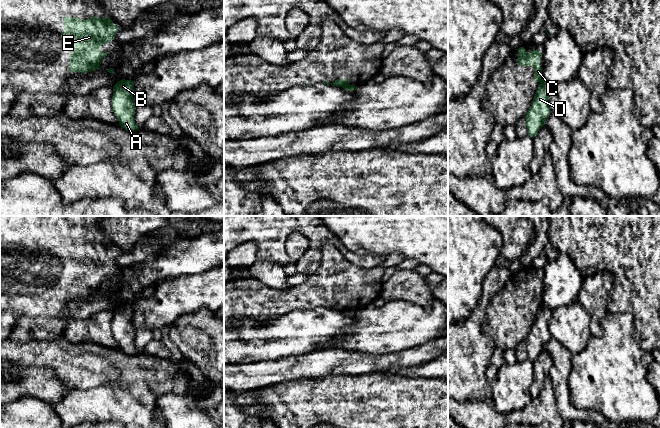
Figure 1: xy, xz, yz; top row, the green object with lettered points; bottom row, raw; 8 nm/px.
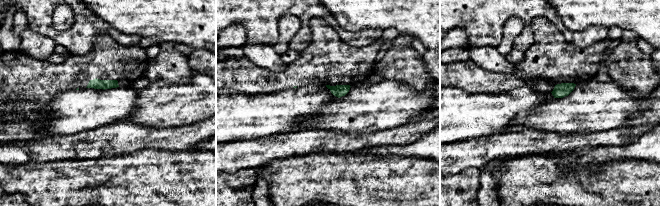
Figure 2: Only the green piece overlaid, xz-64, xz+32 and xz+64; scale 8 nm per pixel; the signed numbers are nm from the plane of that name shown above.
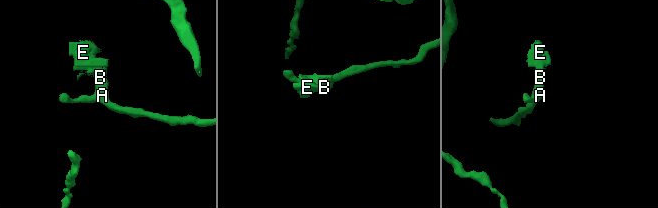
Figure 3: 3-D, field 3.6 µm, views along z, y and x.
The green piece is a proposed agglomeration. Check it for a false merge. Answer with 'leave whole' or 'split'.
split

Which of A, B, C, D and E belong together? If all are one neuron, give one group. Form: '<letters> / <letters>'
A B D / C E

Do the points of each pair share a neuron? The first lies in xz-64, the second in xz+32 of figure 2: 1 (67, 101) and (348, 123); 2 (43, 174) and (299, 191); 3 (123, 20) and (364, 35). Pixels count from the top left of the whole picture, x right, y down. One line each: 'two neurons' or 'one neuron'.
1: two neurons
2: one neuron
3: two neurons

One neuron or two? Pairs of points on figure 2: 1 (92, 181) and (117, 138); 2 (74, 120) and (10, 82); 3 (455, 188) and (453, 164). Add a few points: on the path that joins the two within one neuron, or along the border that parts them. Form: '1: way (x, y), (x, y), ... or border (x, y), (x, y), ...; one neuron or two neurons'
1: border (130, 153), (109, 154), (84, 161); two neurons
2: border (66, 89), (59, 92), (49, 104), (47, 128); two neurons
3: border (476, 167), (467, 167), (458, 173), (450, 175); two neurons

